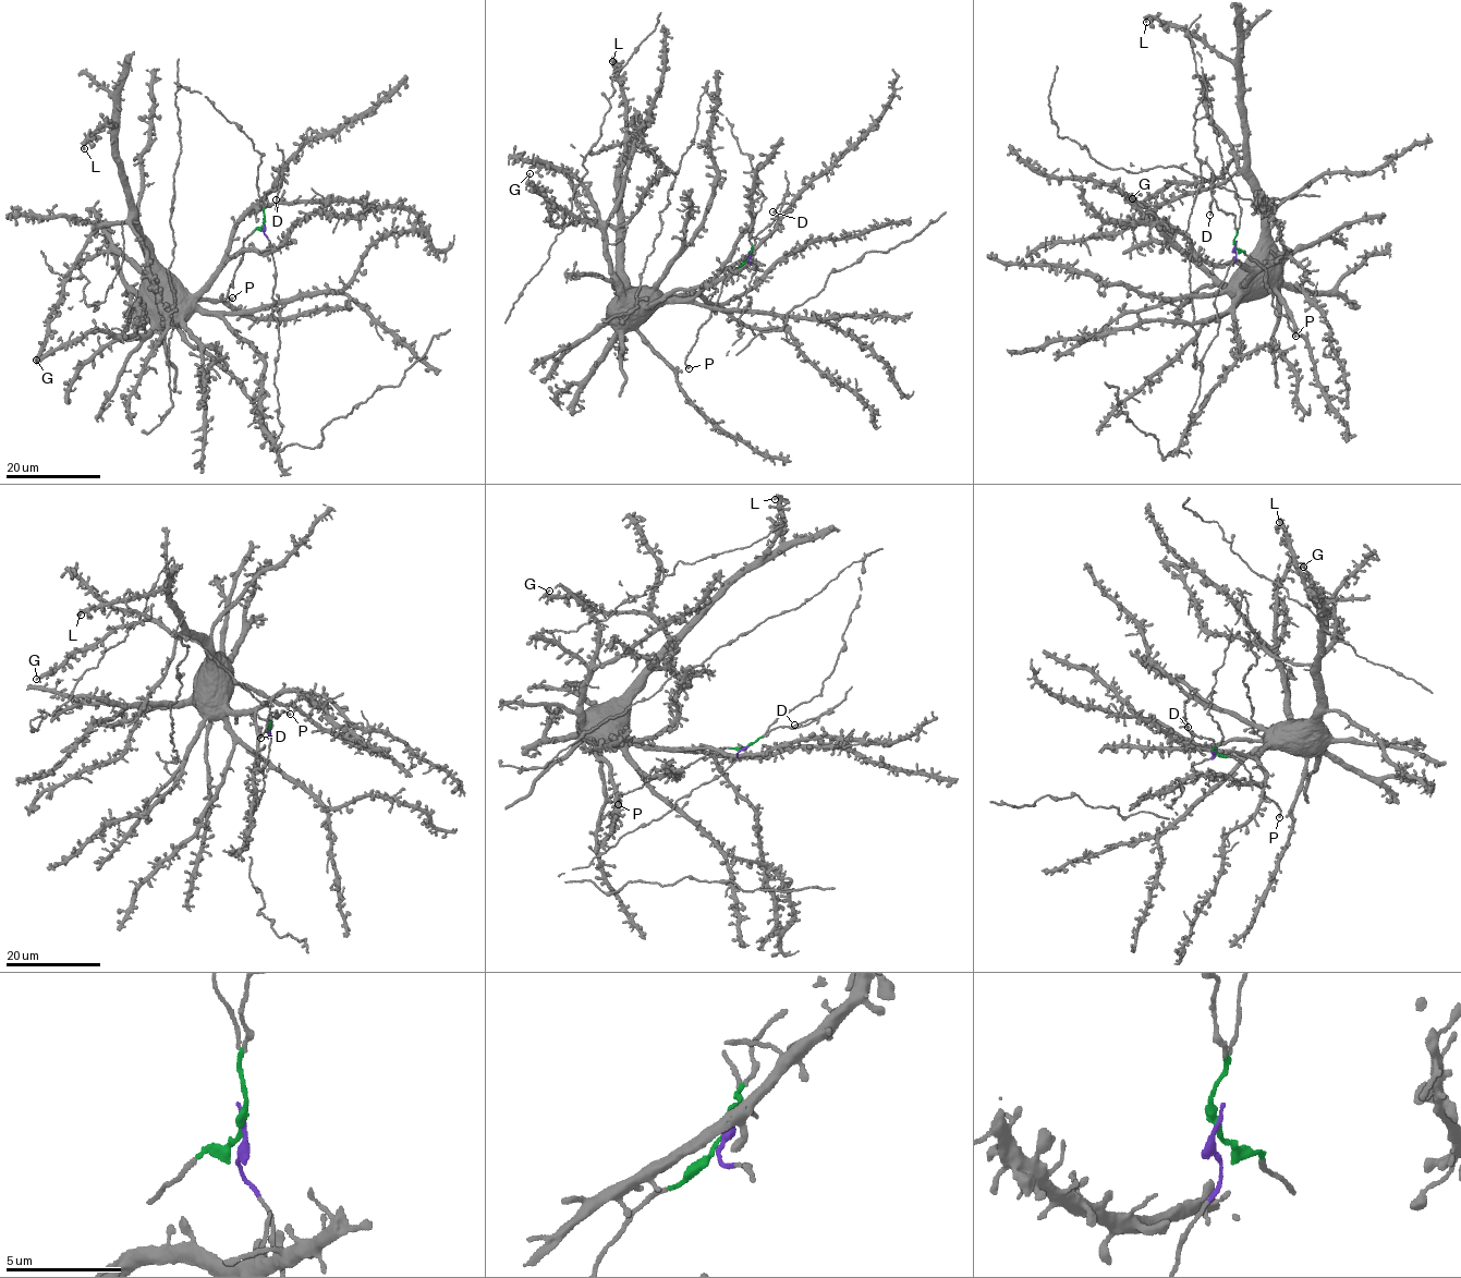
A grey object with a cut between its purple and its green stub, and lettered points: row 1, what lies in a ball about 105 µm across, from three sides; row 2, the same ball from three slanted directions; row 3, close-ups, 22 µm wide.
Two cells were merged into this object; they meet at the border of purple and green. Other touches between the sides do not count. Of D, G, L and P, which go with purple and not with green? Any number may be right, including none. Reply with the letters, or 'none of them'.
G, L

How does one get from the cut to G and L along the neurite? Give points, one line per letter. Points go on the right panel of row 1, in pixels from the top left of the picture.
G: (1236, 245), (1236, 259), (1218, 266), (1251, 272), (1244, 282), (1262, 219), (1239, 158), (1225, 174), (1132, 198)
L: (1236, 245), (1236, 259), (1218, 266), (1251, 272), (1244, 282), (1262, 219), (1236, 67), (1181, 27), (1146, 22)

